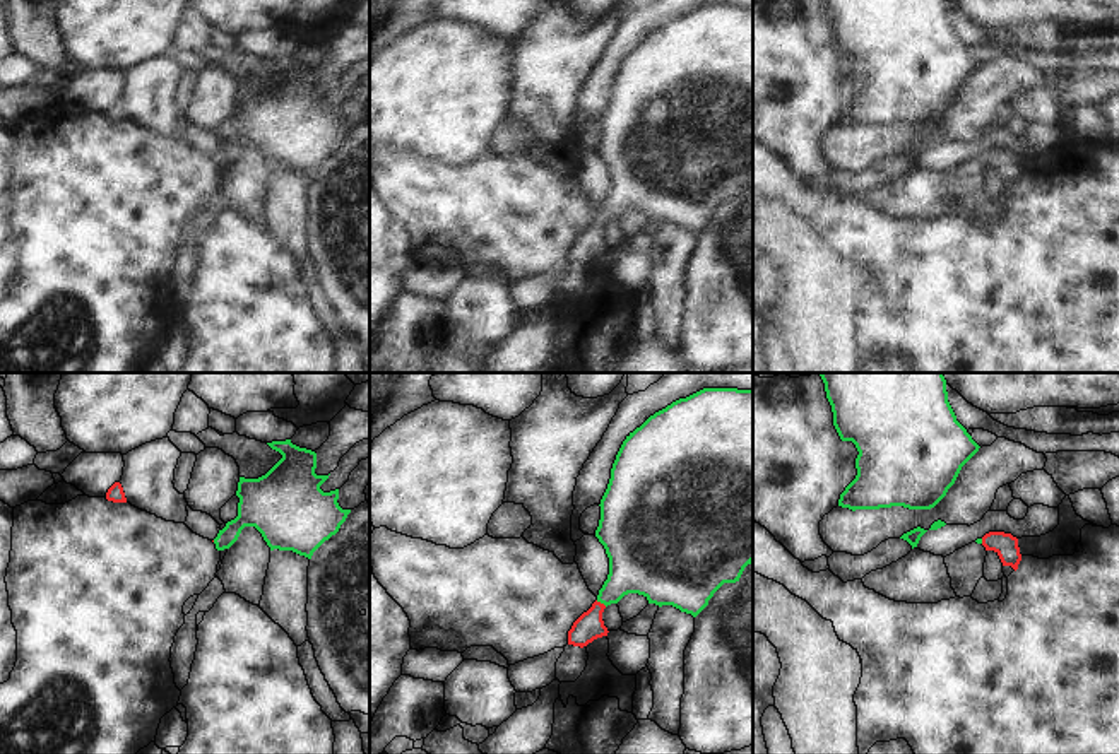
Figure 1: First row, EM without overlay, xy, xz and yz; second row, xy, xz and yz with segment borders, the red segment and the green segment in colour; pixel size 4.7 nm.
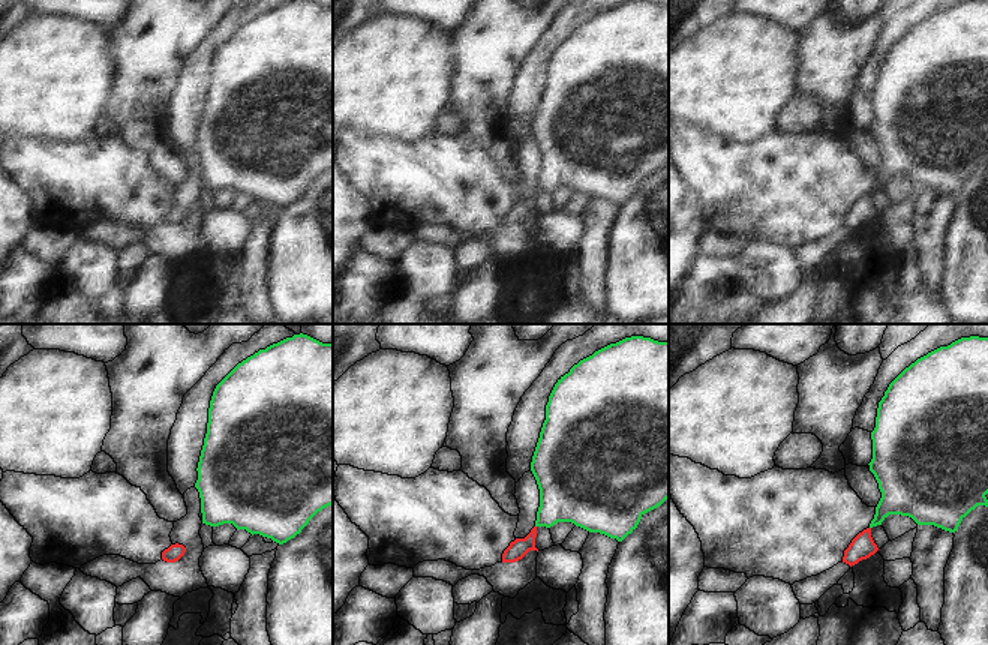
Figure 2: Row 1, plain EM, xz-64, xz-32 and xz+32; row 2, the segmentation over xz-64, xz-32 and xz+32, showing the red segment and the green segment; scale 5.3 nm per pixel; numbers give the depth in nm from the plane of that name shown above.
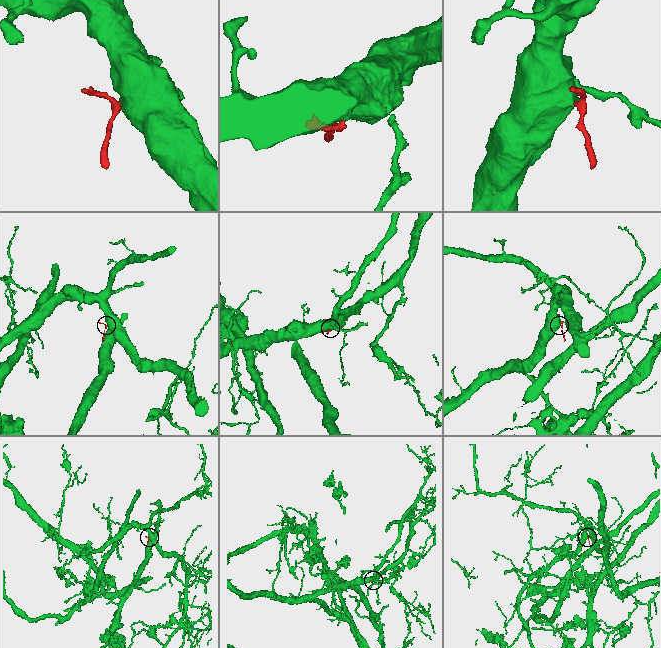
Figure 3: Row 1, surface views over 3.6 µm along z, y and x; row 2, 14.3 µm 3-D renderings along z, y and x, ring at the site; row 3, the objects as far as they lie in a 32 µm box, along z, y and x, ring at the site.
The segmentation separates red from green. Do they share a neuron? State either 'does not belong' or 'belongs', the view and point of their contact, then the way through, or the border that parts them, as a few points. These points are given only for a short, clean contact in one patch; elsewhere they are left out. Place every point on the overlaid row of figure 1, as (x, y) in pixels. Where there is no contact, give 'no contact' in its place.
belongs; contact xz (599, 602); way xz (589, 626), (599, 602), (637, 565)

